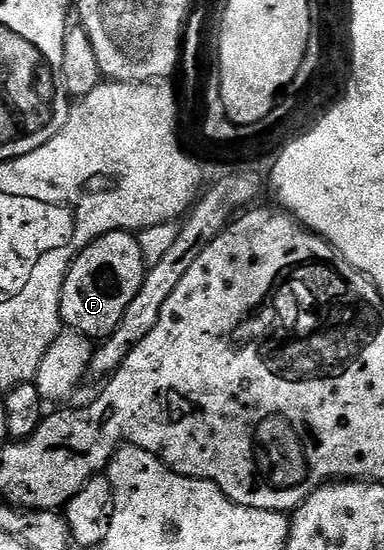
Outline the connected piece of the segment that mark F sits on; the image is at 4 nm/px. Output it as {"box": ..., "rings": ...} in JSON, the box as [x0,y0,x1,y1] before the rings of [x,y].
{"box":[57,230,145,340],"rings":[[[114,230],[108,234],[100,234],[95,241],[89,243],[83,251],[68,265],[67,275],[62,290],[57,294],[57,314],[63,317],[68,331],[83,334],[92,340],[102,340],[115,331],[121,324],[121,316],[129,304],[133,304],[133,296],[143,283],[145,263],[141,256],[138,237],[126,230]]]}

